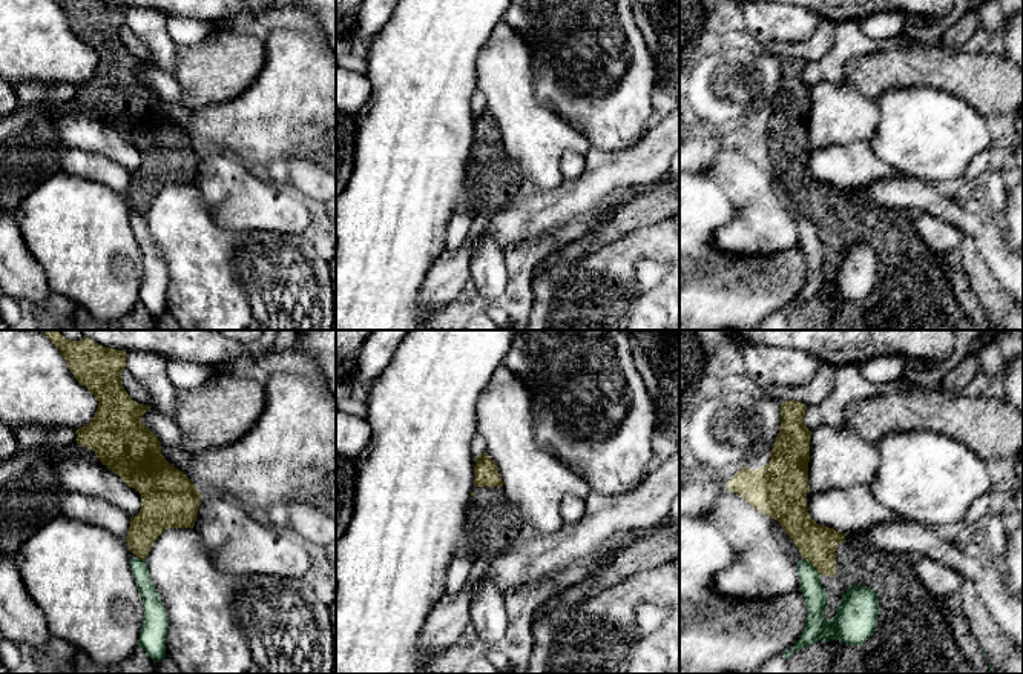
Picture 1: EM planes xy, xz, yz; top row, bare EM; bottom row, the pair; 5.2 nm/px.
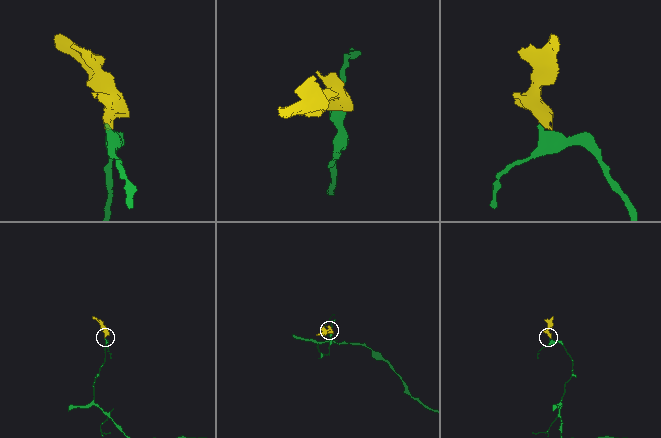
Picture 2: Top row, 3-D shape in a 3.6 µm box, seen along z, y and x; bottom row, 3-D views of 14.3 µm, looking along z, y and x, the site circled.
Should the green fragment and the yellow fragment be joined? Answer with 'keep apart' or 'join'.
keep apart

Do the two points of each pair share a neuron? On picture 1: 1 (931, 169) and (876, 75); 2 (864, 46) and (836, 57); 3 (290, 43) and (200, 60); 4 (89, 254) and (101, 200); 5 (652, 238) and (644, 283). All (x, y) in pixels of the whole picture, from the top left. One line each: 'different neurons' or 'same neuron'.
1: different neurons
2: same neuron
3: different neurons
4: same neuron
5: different neurons

